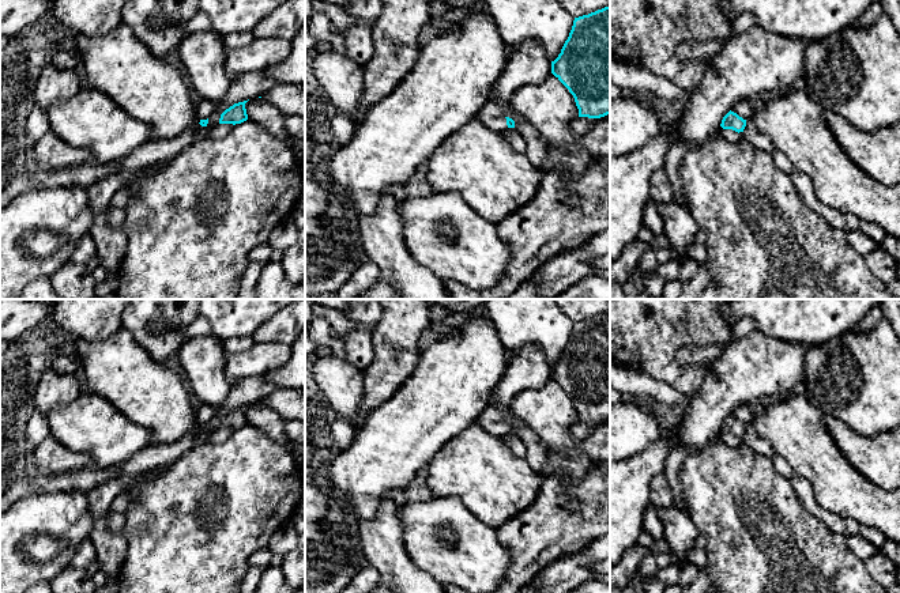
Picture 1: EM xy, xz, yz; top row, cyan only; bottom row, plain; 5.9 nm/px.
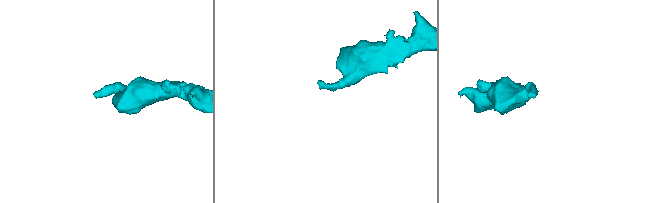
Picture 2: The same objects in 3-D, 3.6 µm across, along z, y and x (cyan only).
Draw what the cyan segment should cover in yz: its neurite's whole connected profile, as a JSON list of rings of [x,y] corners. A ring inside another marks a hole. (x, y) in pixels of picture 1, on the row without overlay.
[[[728,416],[723,424],[720,431],[723,434],[733,434],[735,437],[743,437],[745,431],[746,431],[746,424],[743,424],[742,422],[739,422],[737,418],[734,416]]]

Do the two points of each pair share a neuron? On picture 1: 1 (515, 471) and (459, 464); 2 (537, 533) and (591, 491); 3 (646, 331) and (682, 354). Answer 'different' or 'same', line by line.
1: same
2: same
3: different

